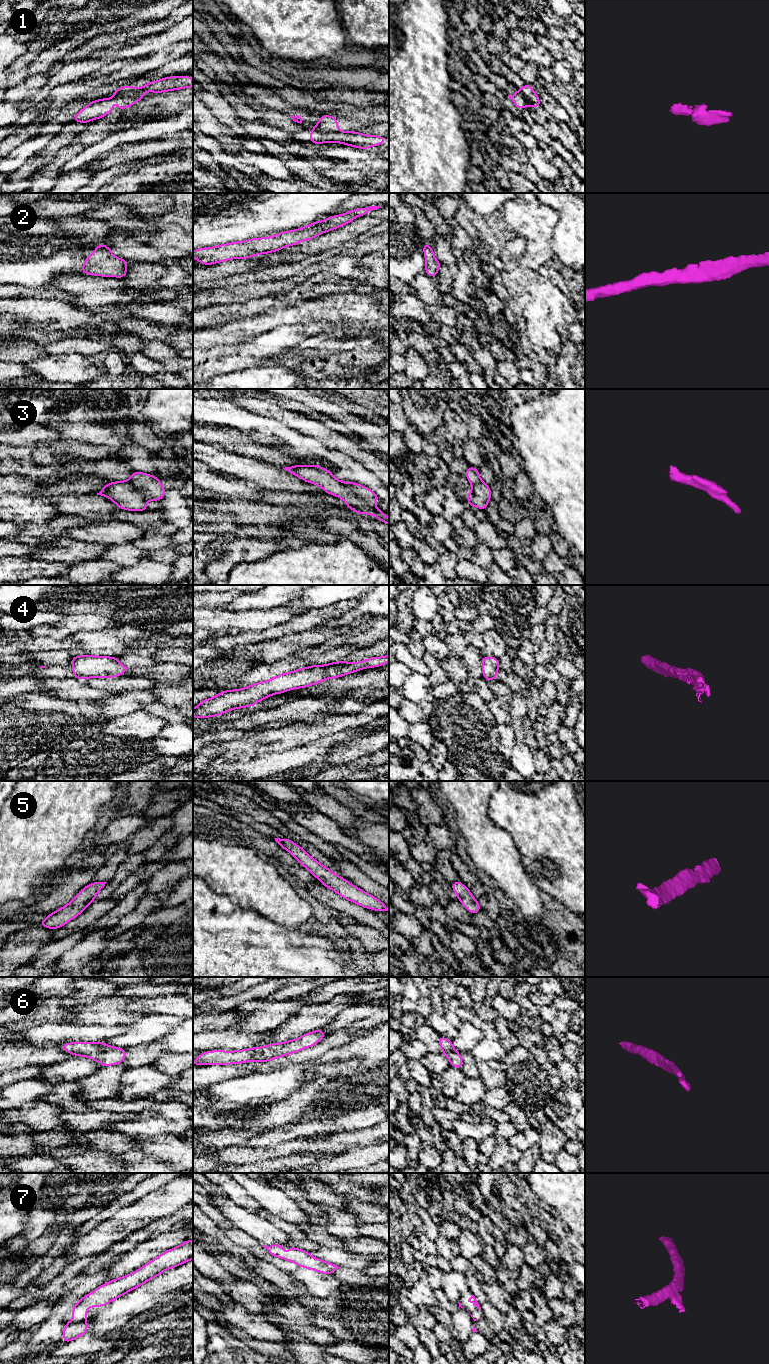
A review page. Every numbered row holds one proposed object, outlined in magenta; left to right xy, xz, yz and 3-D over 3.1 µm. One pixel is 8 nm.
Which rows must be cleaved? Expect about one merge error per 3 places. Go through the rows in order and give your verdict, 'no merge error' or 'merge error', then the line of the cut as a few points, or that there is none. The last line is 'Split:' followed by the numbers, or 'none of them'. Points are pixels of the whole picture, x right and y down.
1: merge error; cut in xy along (143, 91), (129, 89), (115, 95)
2: no merge error; no cut
3: no merge error; no cut
4: no merge error; no cut
5: no merge error; no cut
6: no merge error; no cut
7: no merge error; no cut
Split: 1

